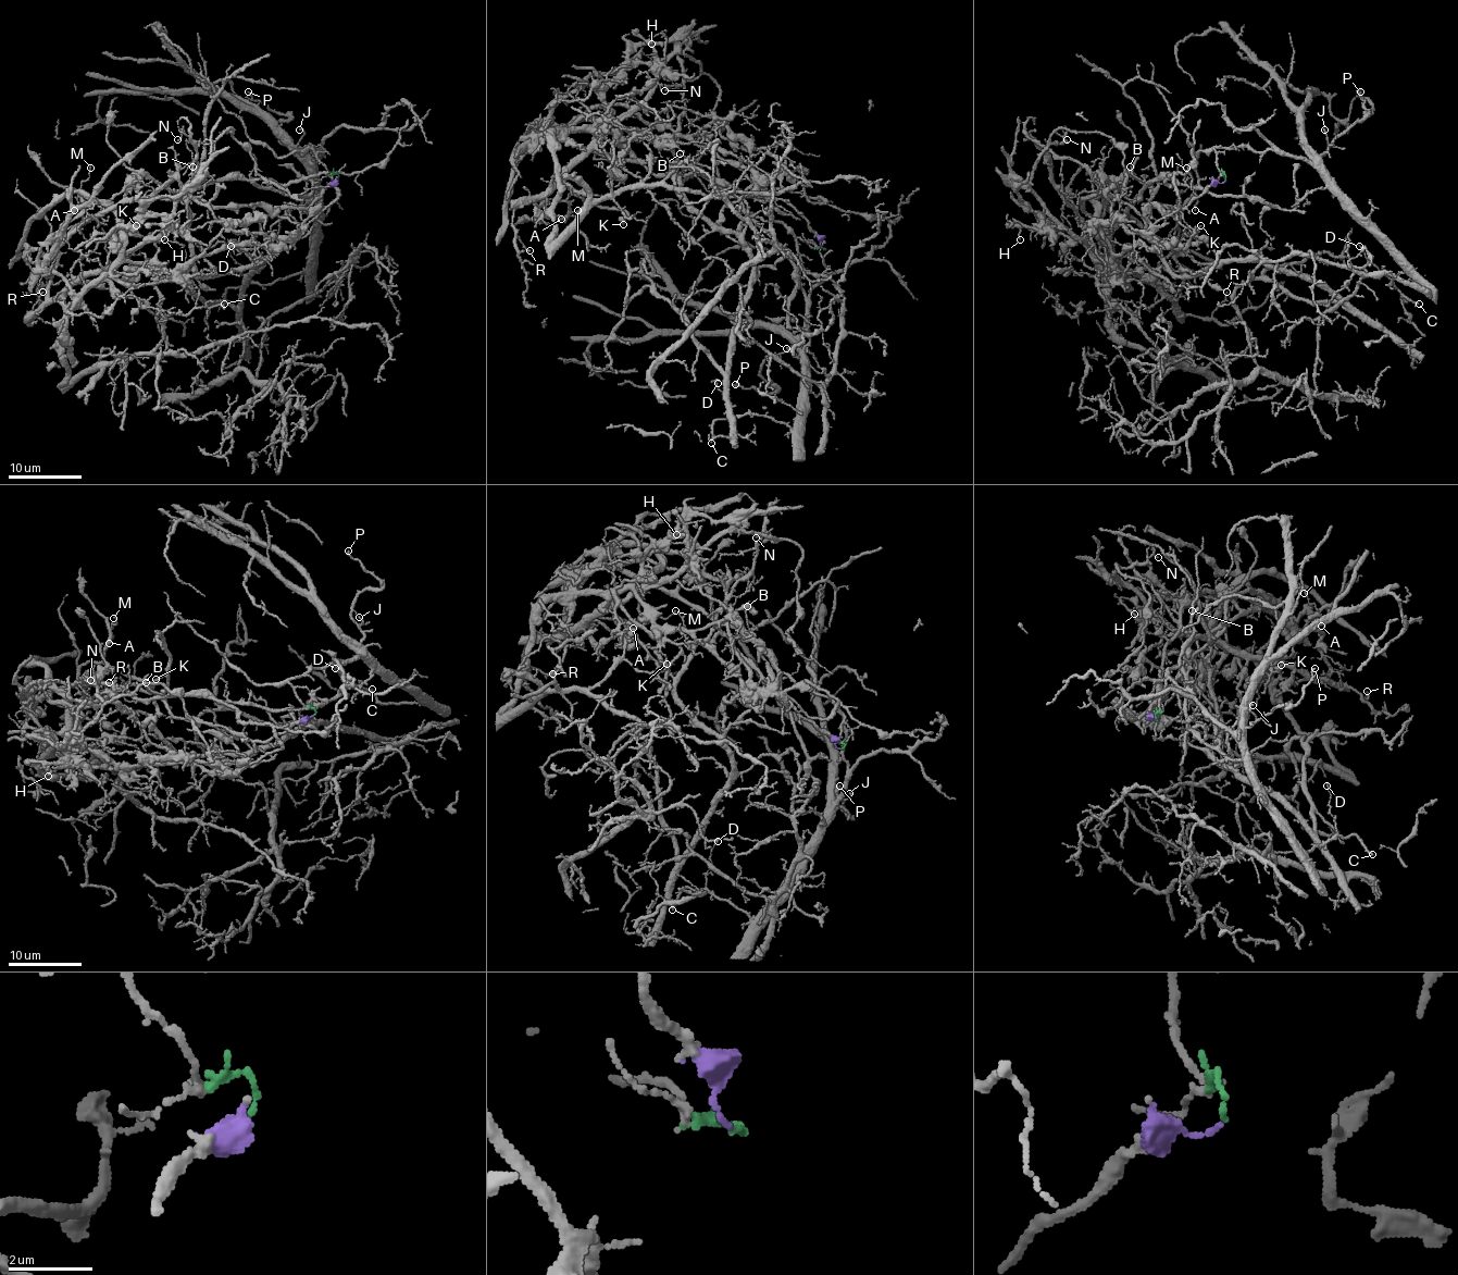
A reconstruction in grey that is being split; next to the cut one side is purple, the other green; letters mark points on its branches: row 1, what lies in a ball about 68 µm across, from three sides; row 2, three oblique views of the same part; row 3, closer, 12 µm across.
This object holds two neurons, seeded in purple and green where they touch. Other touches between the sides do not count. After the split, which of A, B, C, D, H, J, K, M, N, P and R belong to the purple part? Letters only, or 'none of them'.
A, B, H, K, M, N, R

